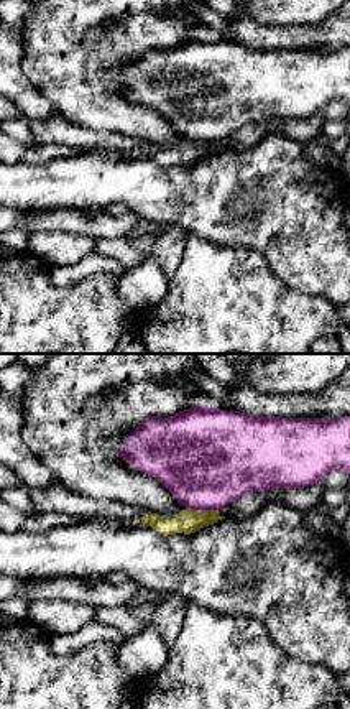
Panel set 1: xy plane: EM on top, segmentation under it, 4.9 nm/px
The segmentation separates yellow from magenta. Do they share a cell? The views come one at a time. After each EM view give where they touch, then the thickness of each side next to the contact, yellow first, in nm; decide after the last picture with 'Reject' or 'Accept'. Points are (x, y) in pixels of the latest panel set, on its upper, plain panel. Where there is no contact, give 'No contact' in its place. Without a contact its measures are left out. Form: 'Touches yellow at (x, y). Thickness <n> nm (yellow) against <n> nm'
Touches yellow at (202, 142). Thickness 120 nm (yellow) against 480 nm

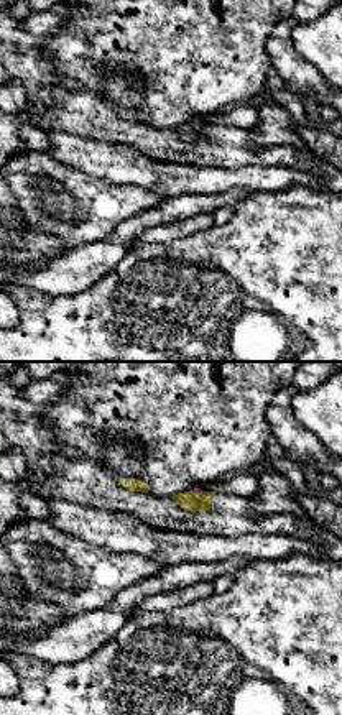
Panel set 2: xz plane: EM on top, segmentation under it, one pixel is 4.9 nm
Touches yellow at (196, 125). Thickness 100 nm (yellow) against 30 nm

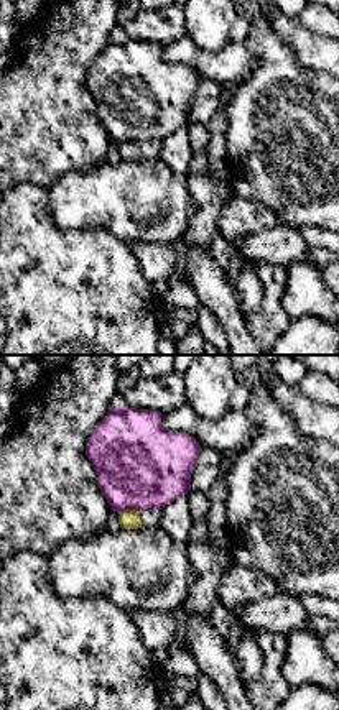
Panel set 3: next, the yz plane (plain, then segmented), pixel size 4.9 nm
Touches yellow at (127, 142). Thickness 100 nm (yellow) against 440 nm

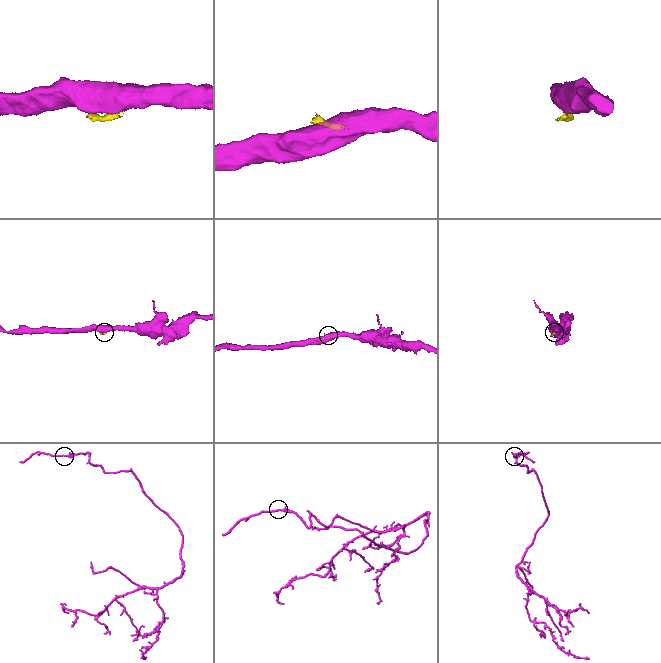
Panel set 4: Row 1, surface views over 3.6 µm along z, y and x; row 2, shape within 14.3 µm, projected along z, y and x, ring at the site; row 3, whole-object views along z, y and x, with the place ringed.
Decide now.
Reject

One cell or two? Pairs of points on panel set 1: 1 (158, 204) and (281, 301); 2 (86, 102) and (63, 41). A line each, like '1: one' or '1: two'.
1: two
2: one

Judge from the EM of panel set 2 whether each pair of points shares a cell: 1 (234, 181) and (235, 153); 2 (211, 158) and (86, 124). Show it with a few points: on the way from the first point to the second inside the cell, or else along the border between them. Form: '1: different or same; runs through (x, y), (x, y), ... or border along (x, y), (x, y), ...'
1: different; border along (198, 163), (273, 166)
2: same; runs through (180, 148), (153, 143), (129, 127), (117, 127)

